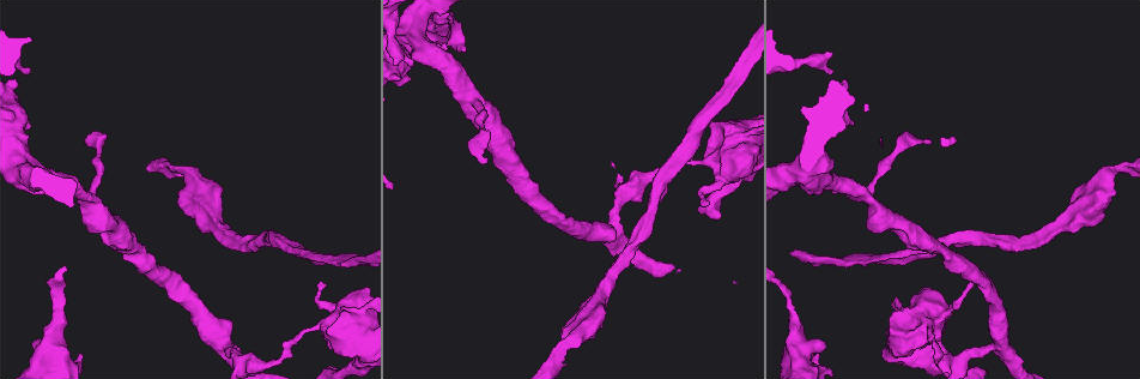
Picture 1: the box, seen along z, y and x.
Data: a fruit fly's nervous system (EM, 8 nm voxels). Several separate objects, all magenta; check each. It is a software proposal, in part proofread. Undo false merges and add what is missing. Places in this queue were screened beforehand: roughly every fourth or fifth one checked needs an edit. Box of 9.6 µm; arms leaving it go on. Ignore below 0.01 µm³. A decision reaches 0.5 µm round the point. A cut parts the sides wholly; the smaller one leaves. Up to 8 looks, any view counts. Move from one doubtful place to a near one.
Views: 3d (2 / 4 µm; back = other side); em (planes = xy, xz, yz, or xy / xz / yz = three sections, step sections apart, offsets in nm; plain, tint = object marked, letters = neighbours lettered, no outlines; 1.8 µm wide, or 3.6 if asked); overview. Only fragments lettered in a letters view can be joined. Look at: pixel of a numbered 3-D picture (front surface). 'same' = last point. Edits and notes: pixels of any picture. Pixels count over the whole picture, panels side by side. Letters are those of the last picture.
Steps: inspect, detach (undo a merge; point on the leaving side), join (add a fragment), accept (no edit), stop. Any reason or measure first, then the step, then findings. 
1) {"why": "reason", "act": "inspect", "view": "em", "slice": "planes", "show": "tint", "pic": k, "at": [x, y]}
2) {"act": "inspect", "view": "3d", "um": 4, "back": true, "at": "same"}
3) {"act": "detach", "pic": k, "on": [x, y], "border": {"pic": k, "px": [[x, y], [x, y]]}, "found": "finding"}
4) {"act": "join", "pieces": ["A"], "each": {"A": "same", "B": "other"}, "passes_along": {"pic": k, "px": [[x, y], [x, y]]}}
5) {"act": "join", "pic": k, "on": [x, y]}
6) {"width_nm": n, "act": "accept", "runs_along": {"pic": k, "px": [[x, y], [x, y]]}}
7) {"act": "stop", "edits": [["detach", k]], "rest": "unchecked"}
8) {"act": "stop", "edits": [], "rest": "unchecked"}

{"why": "thick end", "act": "inspect", "view": "3d", "um": 4, "pic": 1, "at": [183, 193]}

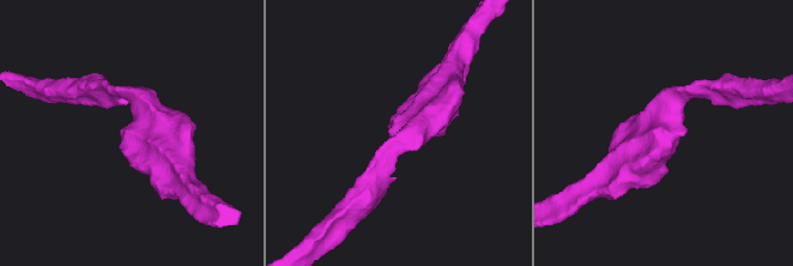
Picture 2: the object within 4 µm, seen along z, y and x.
{"act": "inspect", "view": "em", "um": 3.6, "slice": "yz", "step": 8, "show": "letters", "pic": 2, "at": [682, 132]}

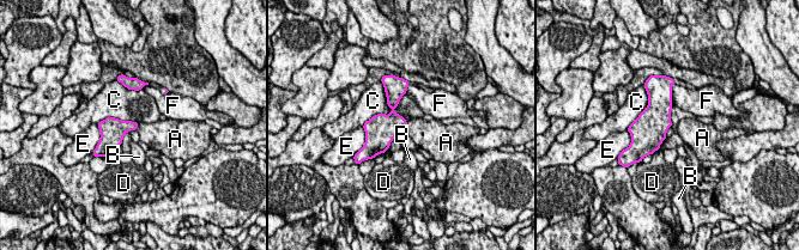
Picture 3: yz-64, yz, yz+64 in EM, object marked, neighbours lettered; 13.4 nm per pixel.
{"act": "accept", "each": {"A": "other", "B": "other", "C": "other", "D": "other", "E": "other", "F": "other"}, "border": {"pic": 3, "px": [[407, 121], [404, 128]]}, "found": "no lettered fragment goes on from it"}

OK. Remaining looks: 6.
{"why": "thick turns thin", "act": "inspect", "view": "3d", "um": 4, "pic": 1, "at": [709, 159]}

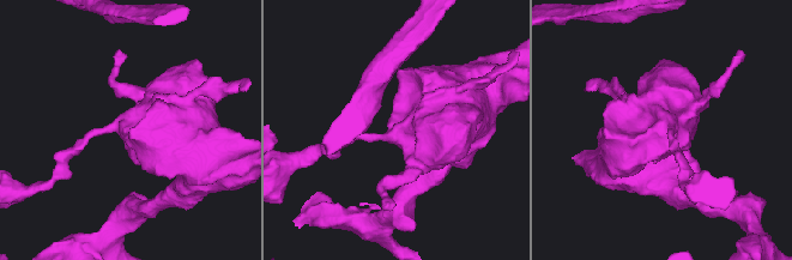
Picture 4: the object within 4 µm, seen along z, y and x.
{"arms": 4, "why": "shape alone is not enough", "act": "inspect", "view": "em", "um": 3.6, "slice": "xz", "step": 8, "show": "tint", "pic": 4, "at": [669, 128]}

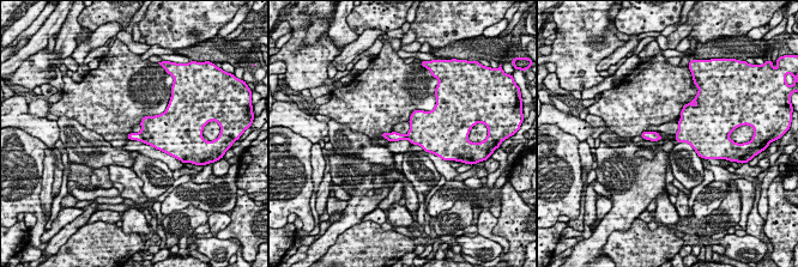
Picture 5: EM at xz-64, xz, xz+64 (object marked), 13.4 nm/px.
{"act": "inspect", "view": "em", "um": 3.6, "slice": "planes", "show": "letters", "at": "same"}

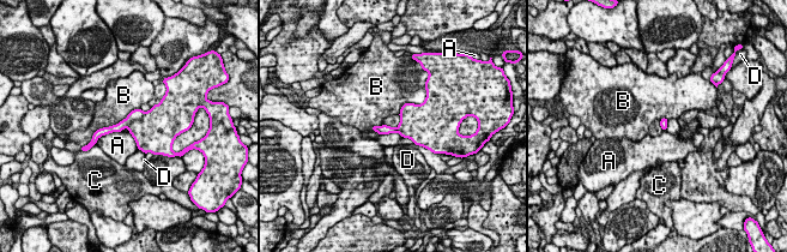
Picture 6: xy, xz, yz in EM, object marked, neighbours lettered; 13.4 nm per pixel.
{"act": "detach", "pic": 6, "on": [150, 131], "each": {"A": "other", "B": "other", "C": "other", "D": "other"}, "border": {"pic": 6, "px": [[144, 113], [128, 127]]}, "found": "a second neuron is stuck on"}

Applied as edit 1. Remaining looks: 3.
{"why": "see it whole again", "act": "inspect", "view": "overview"}

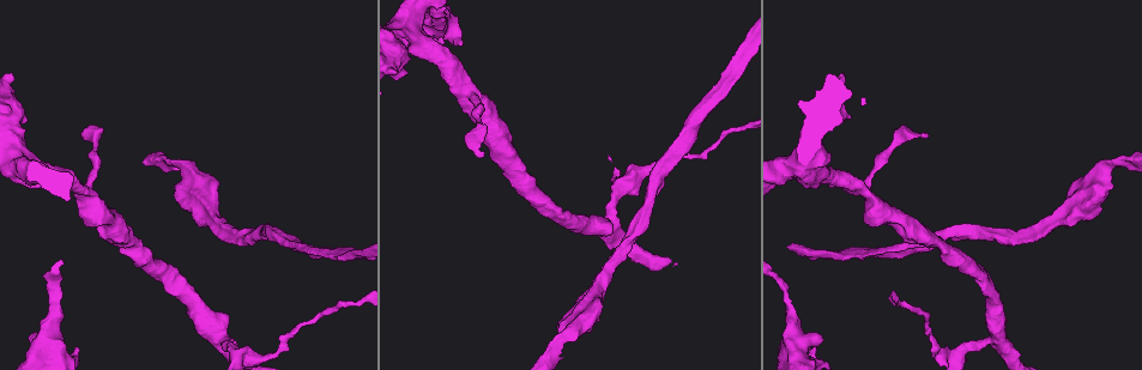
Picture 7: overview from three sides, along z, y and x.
{"why": "stops while still wide", "act": "inspect", "view": "3d", "um": 2, "pic": 7, "at": [816, 348]}

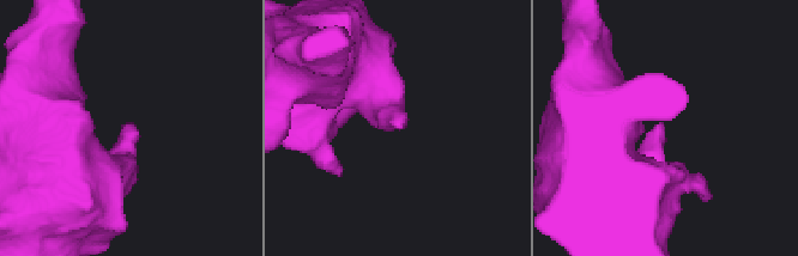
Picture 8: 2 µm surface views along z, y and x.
{"act": "inspect", "view": "em", "slice": "xz", "step": 8, "show": "letters", "pic": 8, "at": [128, 125]}

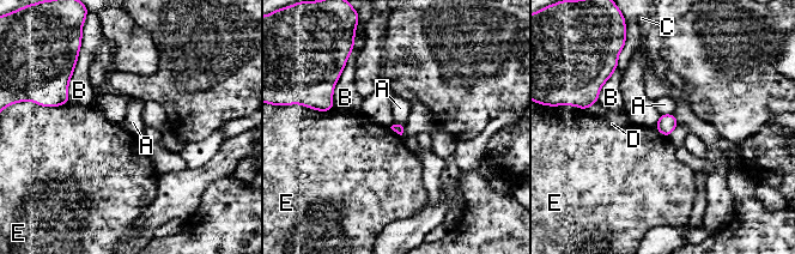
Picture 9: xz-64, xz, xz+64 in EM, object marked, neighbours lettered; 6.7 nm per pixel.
{"longest_contact_nm": ["B", 320], "act": "accept", "each": {"A": "other", "B": "other", "C": "other", "D": "other", "E": "other"}, "found": "no lettered fragment goes on from it"}

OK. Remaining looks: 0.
{"act": "stop", "edits": [["detach", 6]], "rest": "unchecked"}

